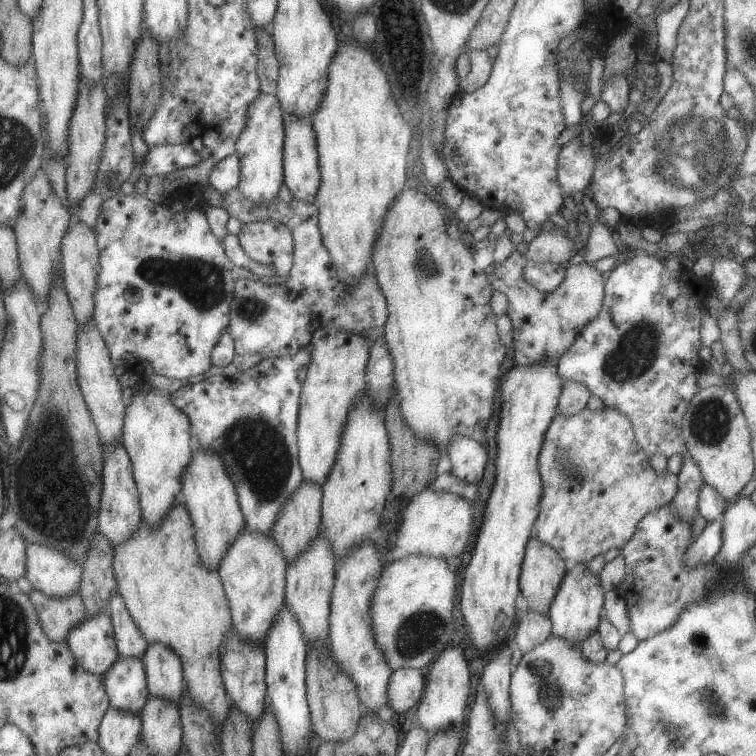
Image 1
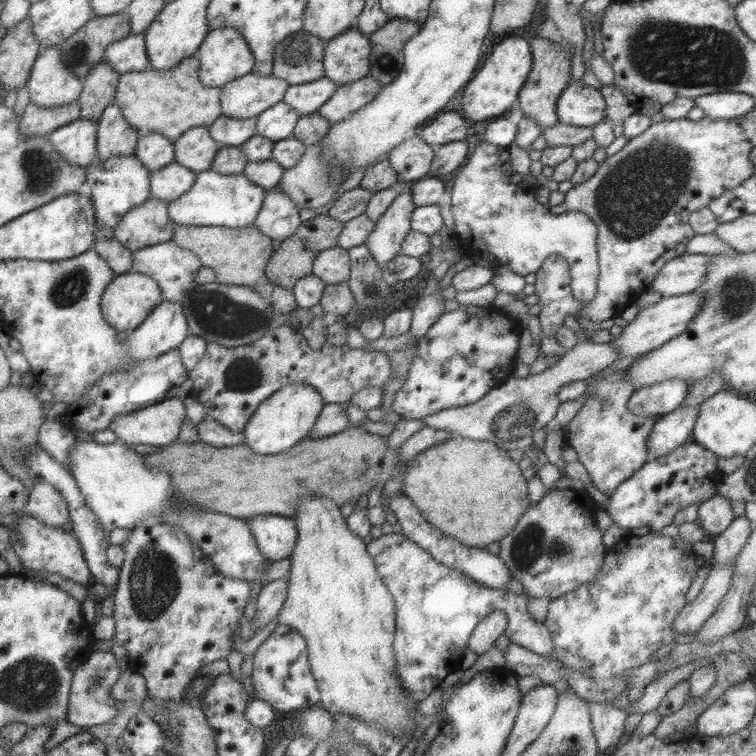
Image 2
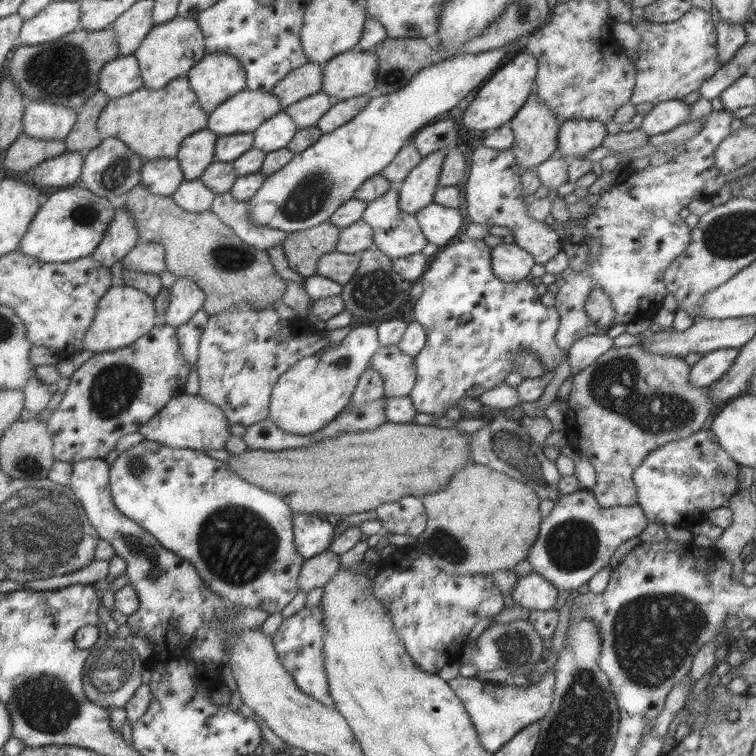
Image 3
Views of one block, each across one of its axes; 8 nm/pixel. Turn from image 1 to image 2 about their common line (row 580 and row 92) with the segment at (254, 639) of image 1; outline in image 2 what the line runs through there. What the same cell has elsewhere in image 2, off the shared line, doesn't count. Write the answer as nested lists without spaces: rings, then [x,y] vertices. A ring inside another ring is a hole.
[[[251,73],[233,81],[227,81],[223,86],[219,87],[221,115],[233,118],[255,118],[262,110],[281,101],[288,85],[285,80],[275,78],[272,75],[257,76],[257,74]]]

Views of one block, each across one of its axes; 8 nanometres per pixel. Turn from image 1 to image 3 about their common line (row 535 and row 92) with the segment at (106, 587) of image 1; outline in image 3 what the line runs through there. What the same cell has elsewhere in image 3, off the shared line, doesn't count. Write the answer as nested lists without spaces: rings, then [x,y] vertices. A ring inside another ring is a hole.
[[[97,90],[76,110],[75,124],[63,140],[67,151],[85,154],[101,142],[96,122],[107,101],[107,94]]]

